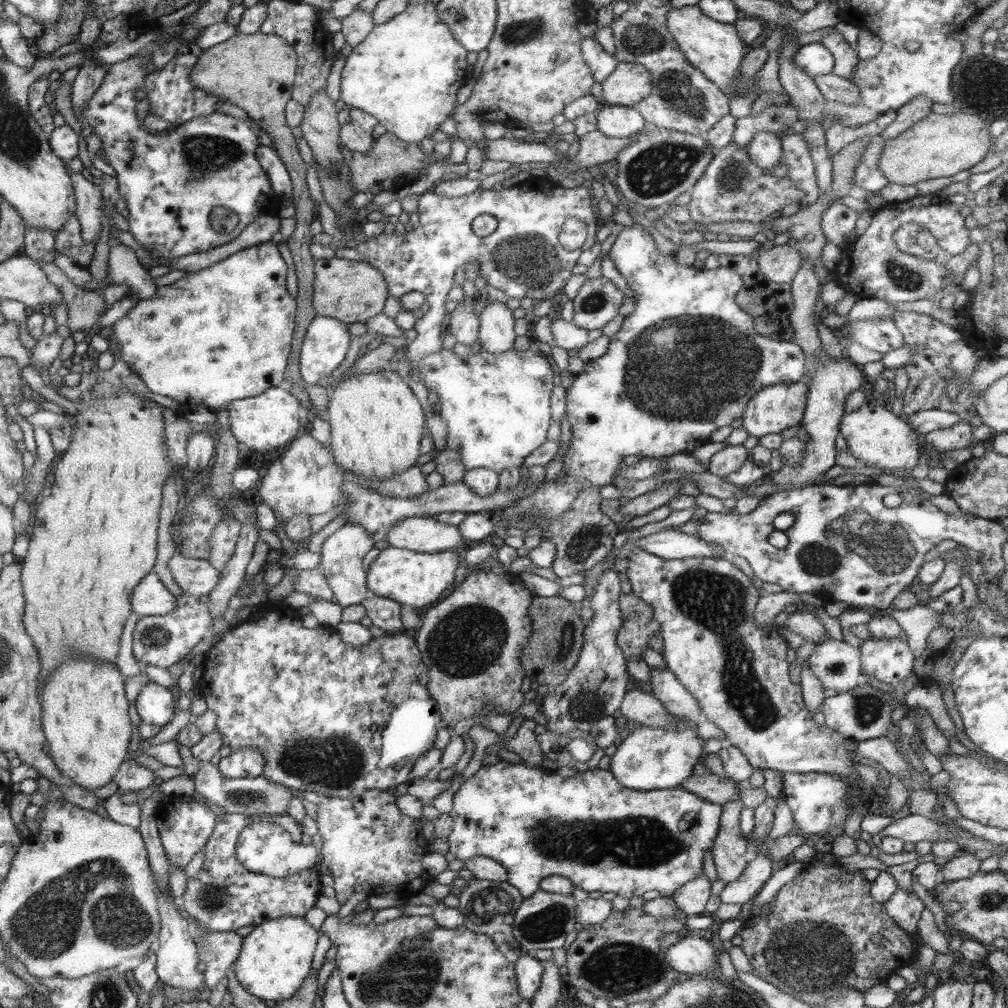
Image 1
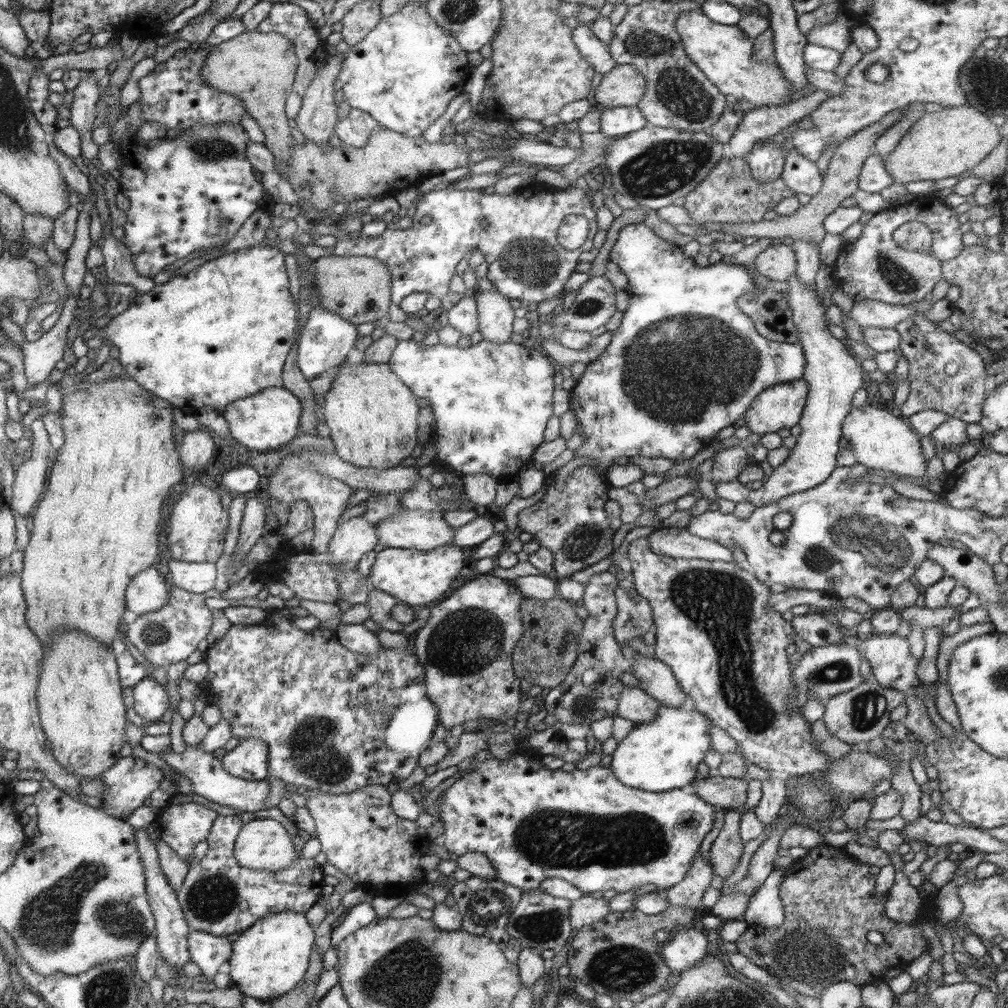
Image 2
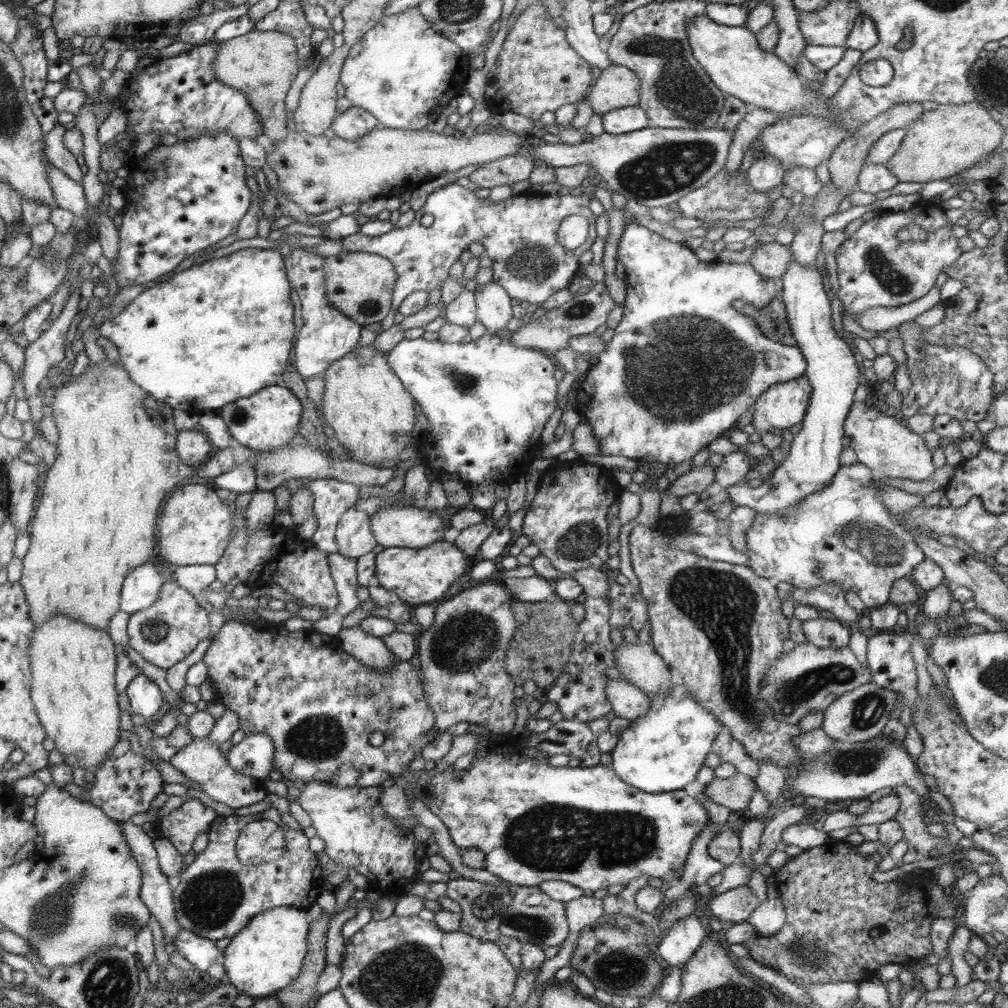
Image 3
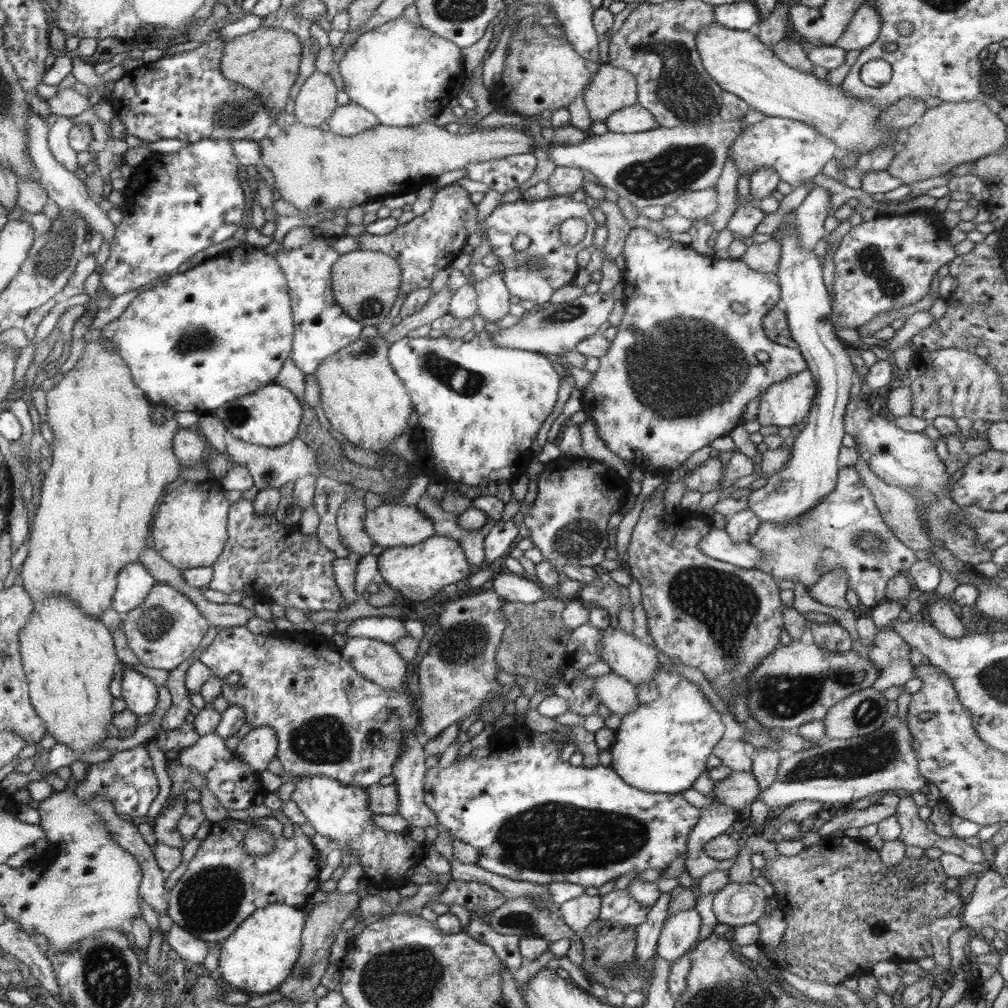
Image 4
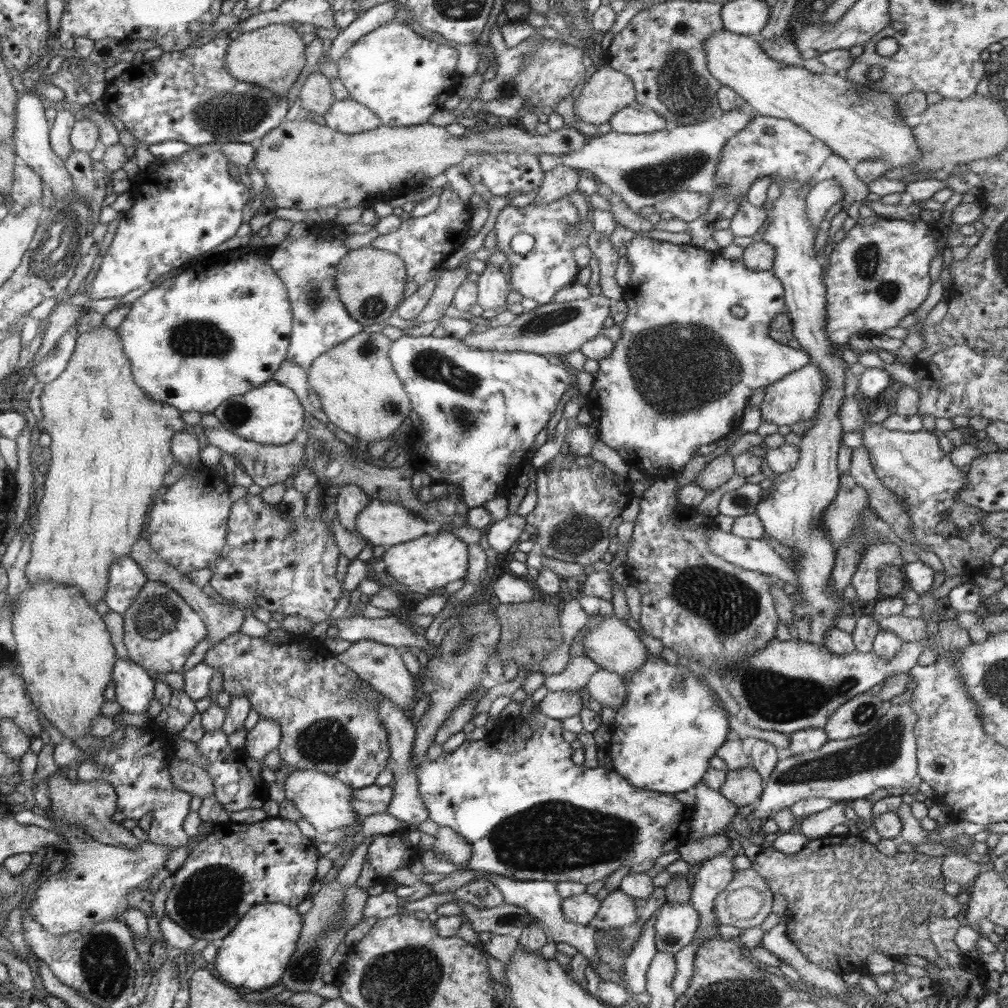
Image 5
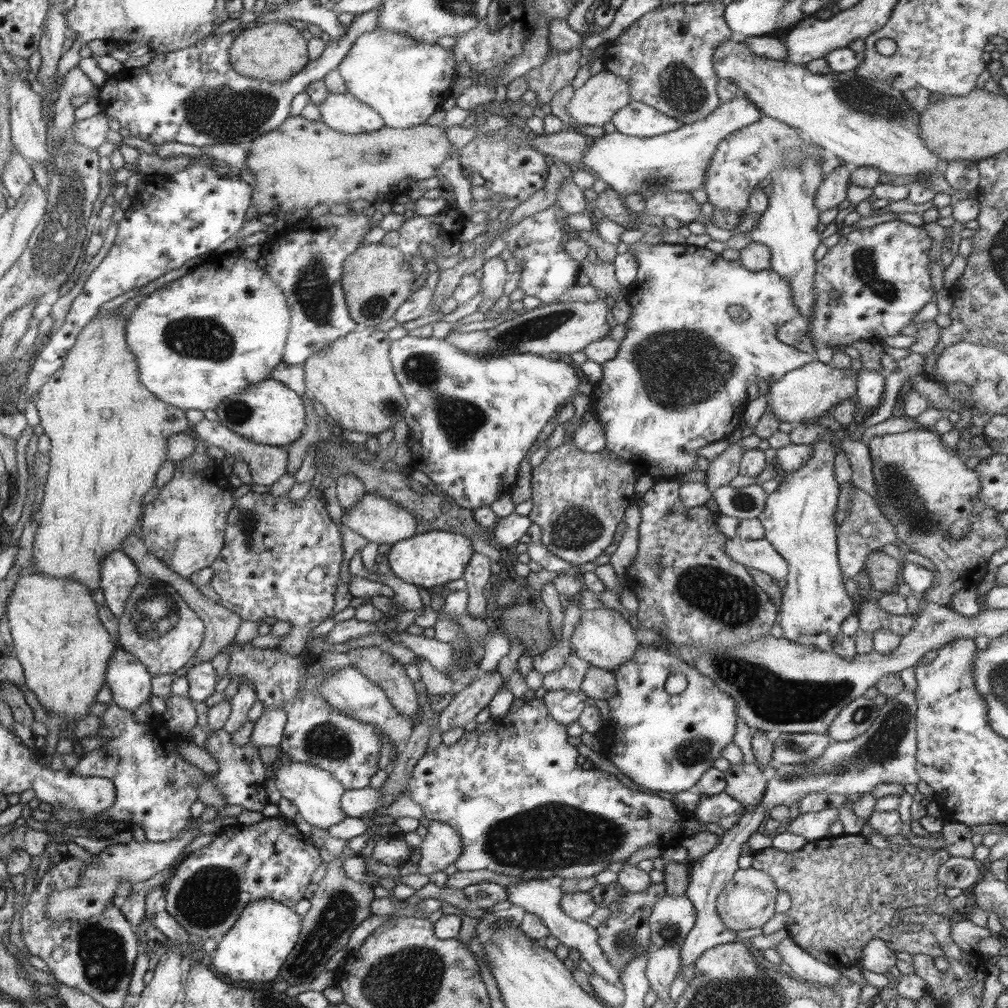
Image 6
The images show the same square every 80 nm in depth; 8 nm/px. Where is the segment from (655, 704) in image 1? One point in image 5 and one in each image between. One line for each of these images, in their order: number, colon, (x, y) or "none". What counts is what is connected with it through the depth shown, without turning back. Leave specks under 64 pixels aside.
2: (635, 704)
3: (628, 701)
4: (616, 693)
5: (607, 688)

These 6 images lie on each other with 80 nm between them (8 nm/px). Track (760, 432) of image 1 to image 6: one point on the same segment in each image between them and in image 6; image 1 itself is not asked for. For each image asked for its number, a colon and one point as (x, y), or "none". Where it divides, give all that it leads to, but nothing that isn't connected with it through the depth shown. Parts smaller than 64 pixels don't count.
2: (779, 407)
3: (783, 405)
4: (787, 403)
5: (797, 397)
6: (812, 391)

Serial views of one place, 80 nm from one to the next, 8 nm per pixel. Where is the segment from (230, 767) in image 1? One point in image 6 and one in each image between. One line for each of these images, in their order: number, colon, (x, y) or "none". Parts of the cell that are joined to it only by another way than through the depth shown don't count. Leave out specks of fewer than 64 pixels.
2: (248, 760)
3: (253, 756)
4: (257, 748)
5: (265, 736)
6: (268, 730)

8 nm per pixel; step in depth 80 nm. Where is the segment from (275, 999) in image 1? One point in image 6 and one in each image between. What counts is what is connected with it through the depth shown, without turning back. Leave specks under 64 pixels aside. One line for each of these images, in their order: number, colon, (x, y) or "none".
2: (269, 960)
3: (267, 956)
4: (257, 958)
5: (254, 957)
6: (253, 953)

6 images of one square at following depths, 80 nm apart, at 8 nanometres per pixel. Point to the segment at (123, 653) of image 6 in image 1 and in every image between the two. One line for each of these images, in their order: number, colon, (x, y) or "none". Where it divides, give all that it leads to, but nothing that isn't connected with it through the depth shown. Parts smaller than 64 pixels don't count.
1: (155, 705)
2: (150, 701)
3: (145, 697)
4: (139, 692)
5: (134, 686)

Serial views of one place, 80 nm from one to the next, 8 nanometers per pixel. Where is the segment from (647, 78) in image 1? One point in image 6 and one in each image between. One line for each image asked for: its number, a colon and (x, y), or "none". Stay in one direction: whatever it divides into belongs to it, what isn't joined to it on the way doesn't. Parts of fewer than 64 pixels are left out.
2: (624, 85)
3: (617, 87)
4: (611, 88)
5: (607, 91)
6: (594, 104)

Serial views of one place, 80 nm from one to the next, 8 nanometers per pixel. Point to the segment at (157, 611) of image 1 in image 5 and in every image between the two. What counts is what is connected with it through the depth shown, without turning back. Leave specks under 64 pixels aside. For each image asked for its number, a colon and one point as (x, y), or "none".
2: (148, 592)
3: (142, 585)
4: (135, 581)
5: (126, 577)

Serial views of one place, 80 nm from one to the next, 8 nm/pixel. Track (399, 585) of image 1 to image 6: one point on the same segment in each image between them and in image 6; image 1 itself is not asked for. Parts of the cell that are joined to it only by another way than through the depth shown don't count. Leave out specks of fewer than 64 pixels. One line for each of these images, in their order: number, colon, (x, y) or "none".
2: (414, 577)
3: (418, 576)
4: (419, 572)
5: (428, 562)
6: (434, 557)

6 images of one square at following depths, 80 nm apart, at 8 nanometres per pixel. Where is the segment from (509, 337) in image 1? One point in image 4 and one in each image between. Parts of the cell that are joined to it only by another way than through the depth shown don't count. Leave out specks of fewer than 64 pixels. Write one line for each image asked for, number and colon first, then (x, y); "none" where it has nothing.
2: (495, 314)
3: (494, 305)
4: (493, 297)

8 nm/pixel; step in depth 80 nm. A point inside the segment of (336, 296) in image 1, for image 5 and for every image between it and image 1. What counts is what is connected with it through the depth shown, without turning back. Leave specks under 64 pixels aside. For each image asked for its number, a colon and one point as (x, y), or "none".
2: (360, 288)
3: (361, 284)
4: (365, 283)
5: (373, 280)

